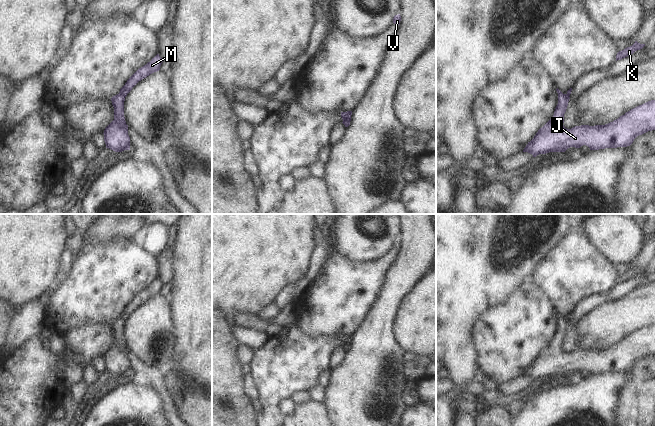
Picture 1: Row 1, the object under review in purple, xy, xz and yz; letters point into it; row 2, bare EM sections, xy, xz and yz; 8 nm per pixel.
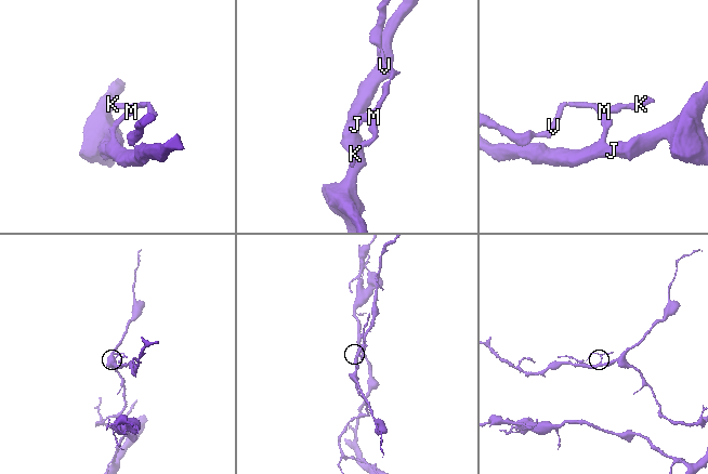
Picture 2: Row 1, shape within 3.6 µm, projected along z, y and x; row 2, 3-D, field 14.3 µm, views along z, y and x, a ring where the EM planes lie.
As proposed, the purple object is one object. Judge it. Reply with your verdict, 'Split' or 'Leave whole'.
Split.

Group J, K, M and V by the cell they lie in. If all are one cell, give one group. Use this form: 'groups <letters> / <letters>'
groups J / K M V

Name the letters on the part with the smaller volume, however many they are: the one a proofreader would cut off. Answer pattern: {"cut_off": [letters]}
{"cut_off": ["K", "M", "V"]}

